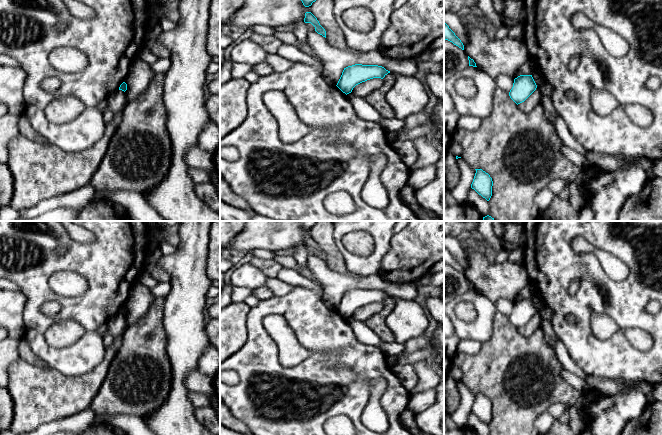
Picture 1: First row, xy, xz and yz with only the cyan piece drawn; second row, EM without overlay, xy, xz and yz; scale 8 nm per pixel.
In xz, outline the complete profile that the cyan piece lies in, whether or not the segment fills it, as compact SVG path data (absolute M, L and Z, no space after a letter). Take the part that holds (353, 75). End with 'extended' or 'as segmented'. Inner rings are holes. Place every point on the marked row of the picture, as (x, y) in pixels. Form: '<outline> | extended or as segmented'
M355 64L344 68L336 86L347 95L356 85L373 78L383 79L388 73L382 66Z | as segmented

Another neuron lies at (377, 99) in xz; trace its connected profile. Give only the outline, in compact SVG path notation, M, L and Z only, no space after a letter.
M388 73L383 78L382 86L365 97L365 100L372 105L383 118L395 117L393 108L386 100L387 92L392 87L395 78L396 75L394 73Z

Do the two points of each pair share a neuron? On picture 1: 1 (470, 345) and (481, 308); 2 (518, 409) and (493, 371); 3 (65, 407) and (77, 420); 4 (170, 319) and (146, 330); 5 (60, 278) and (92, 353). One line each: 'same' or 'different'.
1: different
2: same
3: different
4: different
5: different

